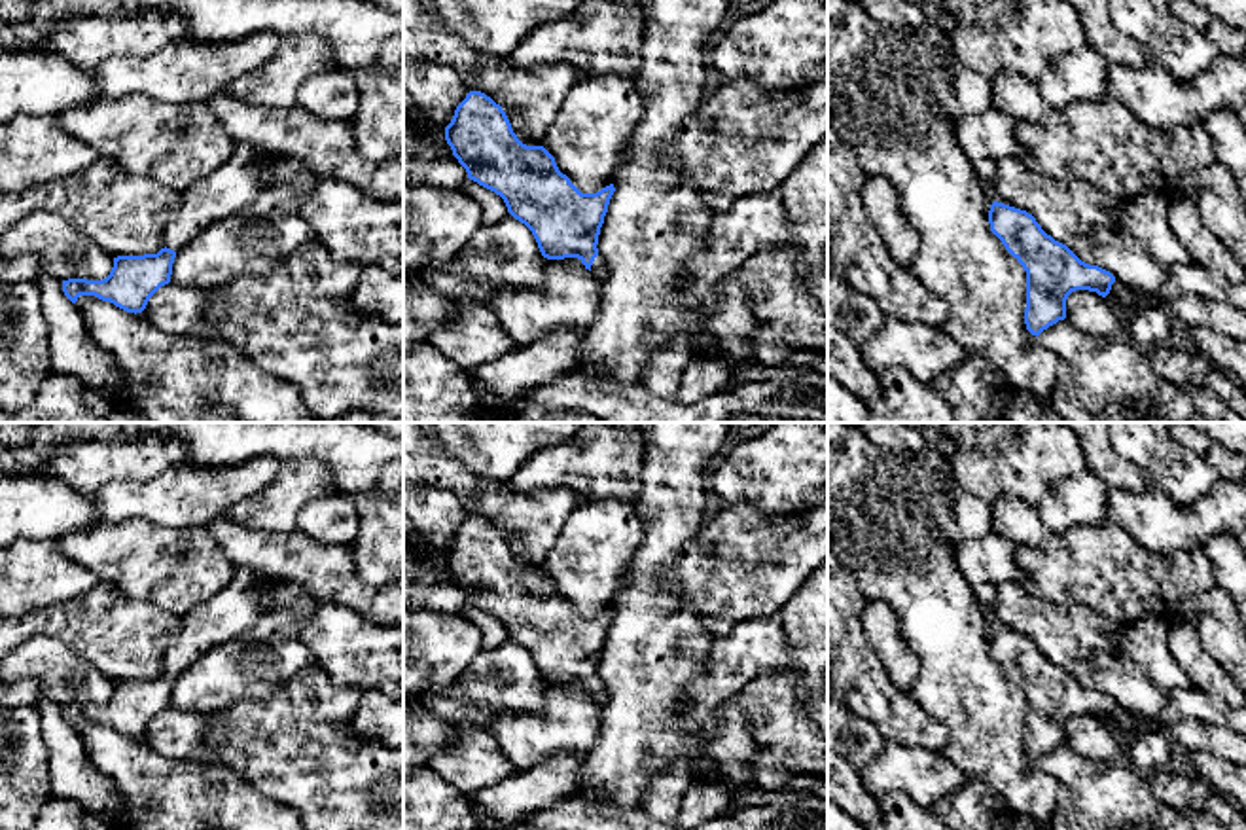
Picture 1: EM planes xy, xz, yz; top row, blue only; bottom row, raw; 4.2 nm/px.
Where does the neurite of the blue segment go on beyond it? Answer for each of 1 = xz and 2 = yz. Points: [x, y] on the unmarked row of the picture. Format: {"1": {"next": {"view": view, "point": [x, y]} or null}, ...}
{"1": {"next": {"view": "xz", "point": [597, 694]}}, "2": {"next": null}}

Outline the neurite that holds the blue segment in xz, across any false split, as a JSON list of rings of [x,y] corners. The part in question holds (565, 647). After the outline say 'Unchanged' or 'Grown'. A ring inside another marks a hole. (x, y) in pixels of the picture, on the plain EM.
[[[481,515],[456,531],[445,565],[468,603],[500,620],[532,656],[543,682],[578,682],[596,705],[606,699],[596,669],[614,608],[581,618],[543,570],[517,563],[502,531]]]. Grown

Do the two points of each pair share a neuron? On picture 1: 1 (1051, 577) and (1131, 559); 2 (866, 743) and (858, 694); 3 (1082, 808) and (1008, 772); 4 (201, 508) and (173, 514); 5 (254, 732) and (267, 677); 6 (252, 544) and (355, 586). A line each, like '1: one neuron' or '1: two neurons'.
1: one neuron
2: two neurons
3: two neurons
4: one neuron
5: two neurons
6: one neuron

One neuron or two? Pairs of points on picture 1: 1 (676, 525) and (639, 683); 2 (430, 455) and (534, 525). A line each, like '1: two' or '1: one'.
1: one
2: one

